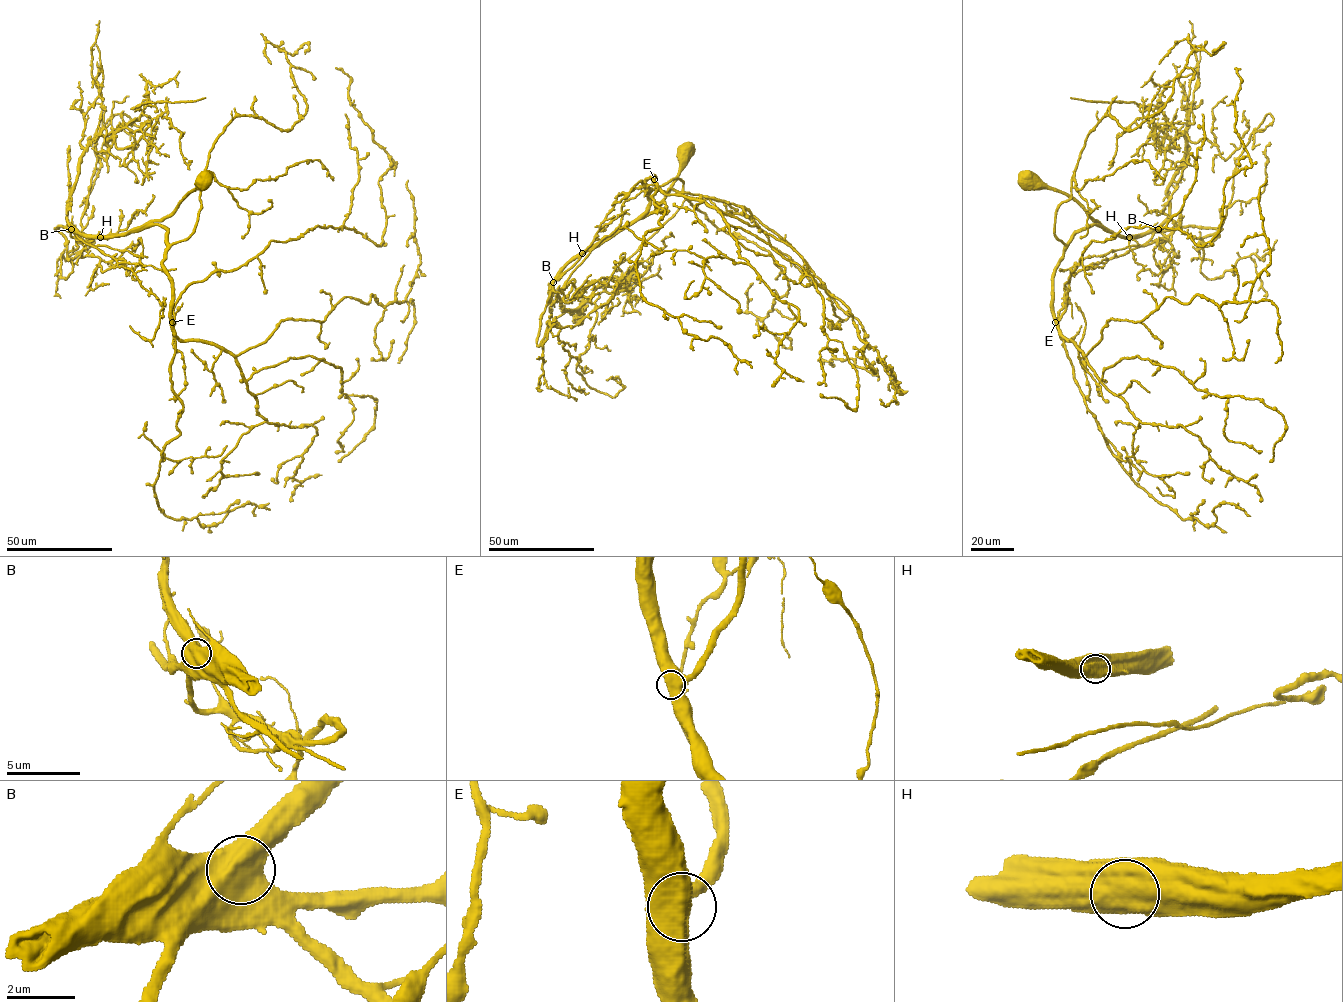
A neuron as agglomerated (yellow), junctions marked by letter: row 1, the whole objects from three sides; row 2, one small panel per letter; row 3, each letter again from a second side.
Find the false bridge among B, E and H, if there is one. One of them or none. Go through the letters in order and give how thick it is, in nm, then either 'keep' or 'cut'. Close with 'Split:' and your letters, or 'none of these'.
B: 700 nm thick; keep
E: 750 nm thick; keep
H: 850 nm thick; keep
Split: none of these

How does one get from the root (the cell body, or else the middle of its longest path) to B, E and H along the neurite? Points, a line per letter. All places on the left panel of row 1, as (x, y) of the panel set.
B: (205, 180), (172, 213), (126, 233), (84, 236), (71, 229)
E: (205, 180), (172, 213), (147, 224), (161, 225), (167, 231), (162, 264), (171, 283), (172, 322)
H: (205, 180), (161, 219), (125, 233), (100, 237)

